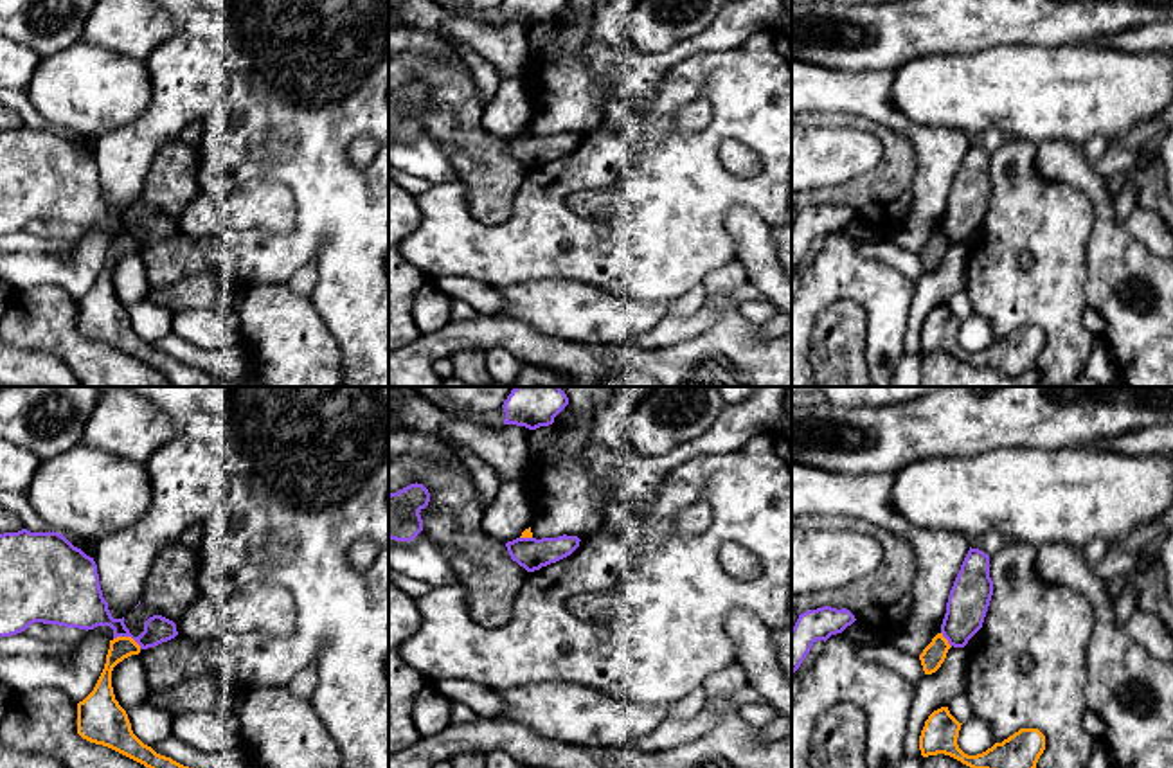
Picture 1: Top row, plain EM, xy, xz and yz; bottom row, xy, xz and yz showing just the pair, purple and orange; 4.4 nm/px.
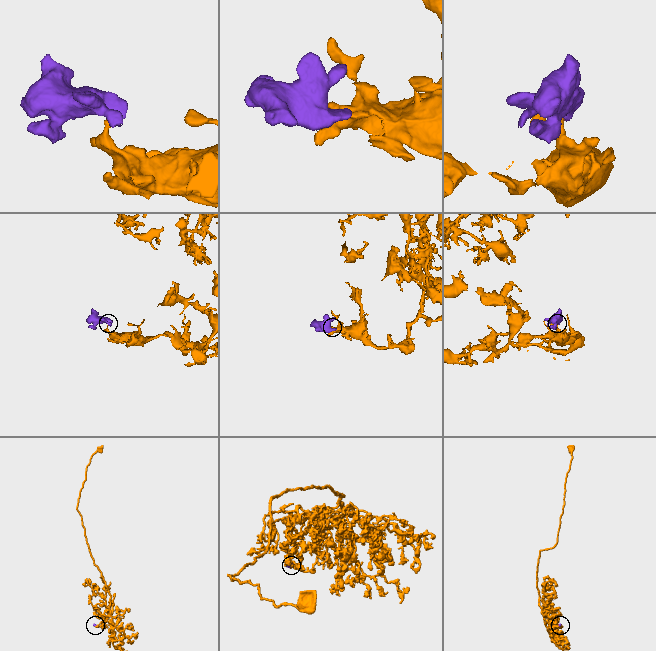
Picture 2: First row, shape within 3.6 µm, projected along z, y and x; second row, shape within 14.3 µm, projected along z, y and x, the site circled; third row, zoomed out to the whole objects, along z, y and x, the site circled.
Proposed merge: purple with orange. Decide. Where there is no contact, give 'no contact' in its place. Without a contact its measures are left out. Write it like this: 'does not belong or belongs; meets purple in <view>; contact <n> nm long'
does not belong; meets purple in xy; contact 140 nm long

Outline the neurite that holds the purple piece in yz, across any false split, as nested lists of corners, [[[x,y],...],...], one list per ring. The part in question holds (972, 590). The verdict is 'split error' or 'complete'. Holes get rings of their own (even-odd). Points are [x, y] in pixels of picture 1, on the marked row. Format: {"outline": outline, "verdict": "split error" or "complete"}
{"outline": [[[970,547],[950,590],[941,624],[941,633],[950,646],[964,647],[982,628],[991,595],[989,556]]], "verdict": "complete"}

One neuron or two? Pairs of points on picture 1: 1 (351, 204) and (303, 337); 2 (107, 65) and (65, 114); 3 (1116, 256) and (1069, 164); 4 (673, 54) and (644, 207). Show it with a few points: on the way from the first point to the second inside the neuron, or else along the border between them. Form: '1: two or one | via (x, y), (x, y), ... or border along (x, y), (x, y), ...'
1: two | border along (310, 297), (337, 342)
2: one | via (96, 78), (72, 101)
3: one | via (1109, 232), (1103, 200), (1092, 187)
4: two | border along (711, 51), (700, 51), (677, 62), (652, 92)

